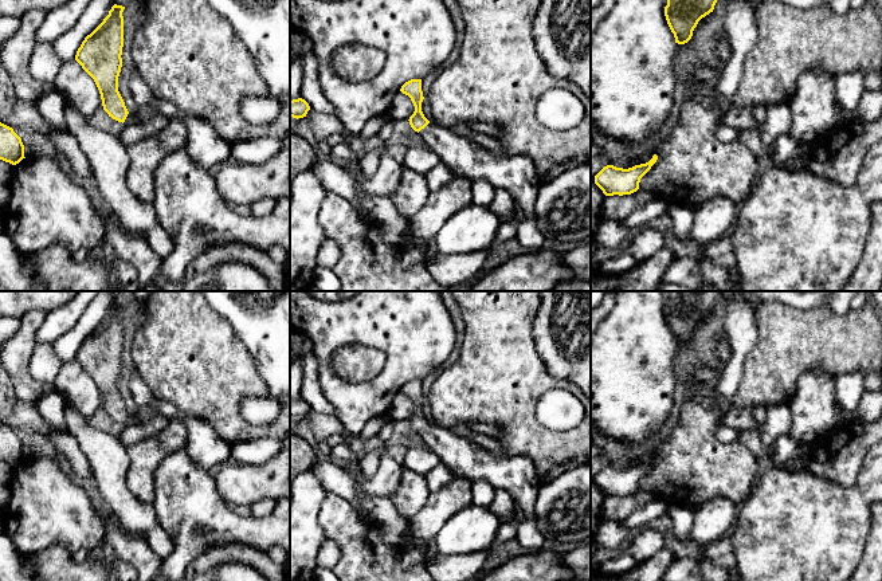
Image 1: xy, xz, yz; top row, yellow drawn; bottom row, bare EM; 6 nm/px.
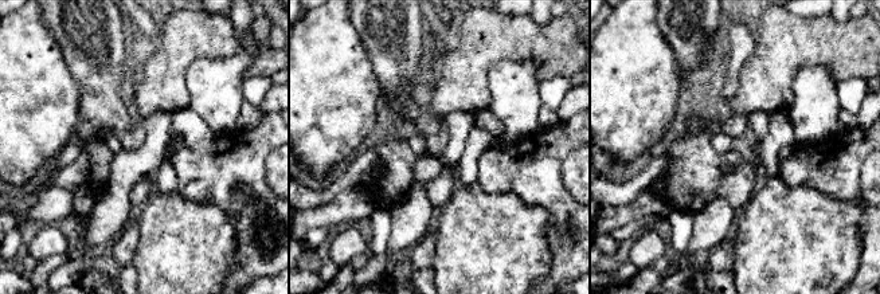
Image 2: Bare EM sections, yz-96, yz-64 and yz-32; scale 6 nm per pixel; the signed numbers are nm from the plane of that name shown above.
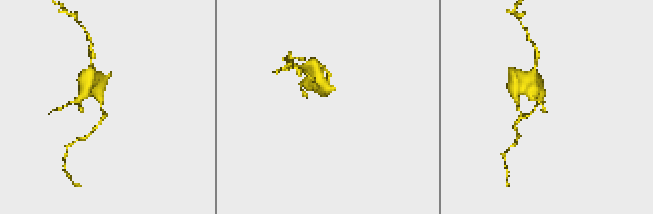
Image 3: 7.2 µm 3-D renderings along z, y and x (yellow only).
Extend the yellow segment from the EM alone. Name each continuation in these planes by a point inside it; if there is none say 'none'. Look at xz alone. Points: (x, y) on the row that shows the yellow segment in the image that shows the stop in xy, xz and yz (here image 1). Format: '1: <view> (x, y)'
1: xz (517, 175)

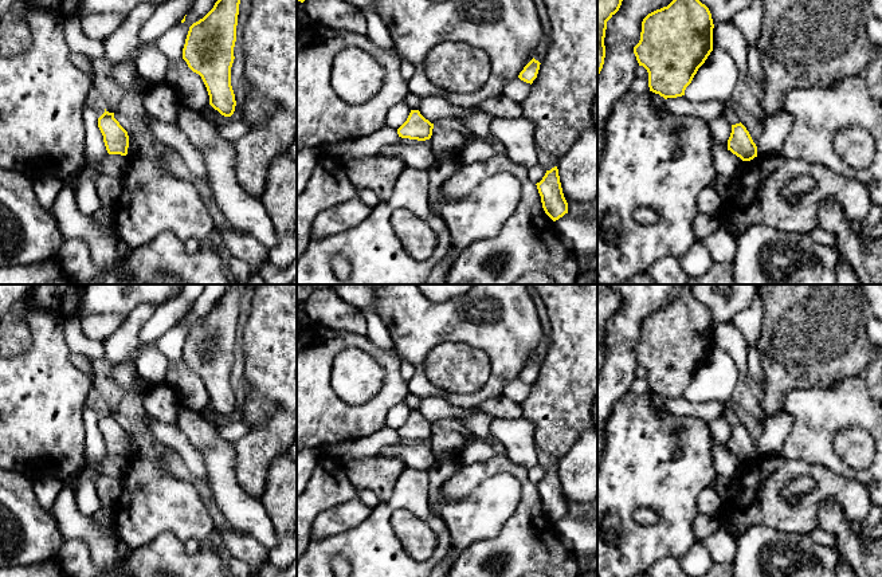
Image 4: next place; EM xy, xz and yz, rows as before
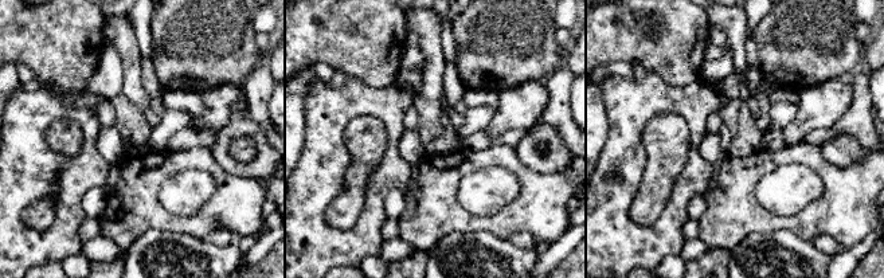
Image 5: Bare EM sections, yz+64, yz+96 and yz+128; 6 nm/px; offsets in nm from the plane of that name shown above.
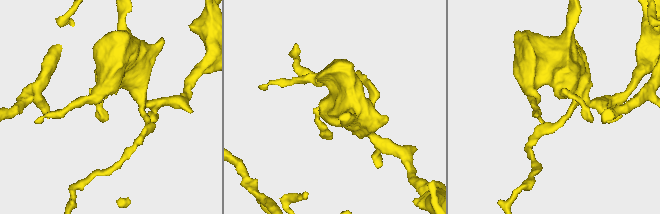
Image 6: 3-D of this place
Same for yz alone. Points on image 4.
none

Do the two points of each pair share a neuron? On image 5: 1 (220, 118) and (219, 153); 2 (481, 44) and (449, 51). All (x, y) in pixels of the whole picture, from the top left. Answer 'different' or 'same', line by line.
1: different
2: different

